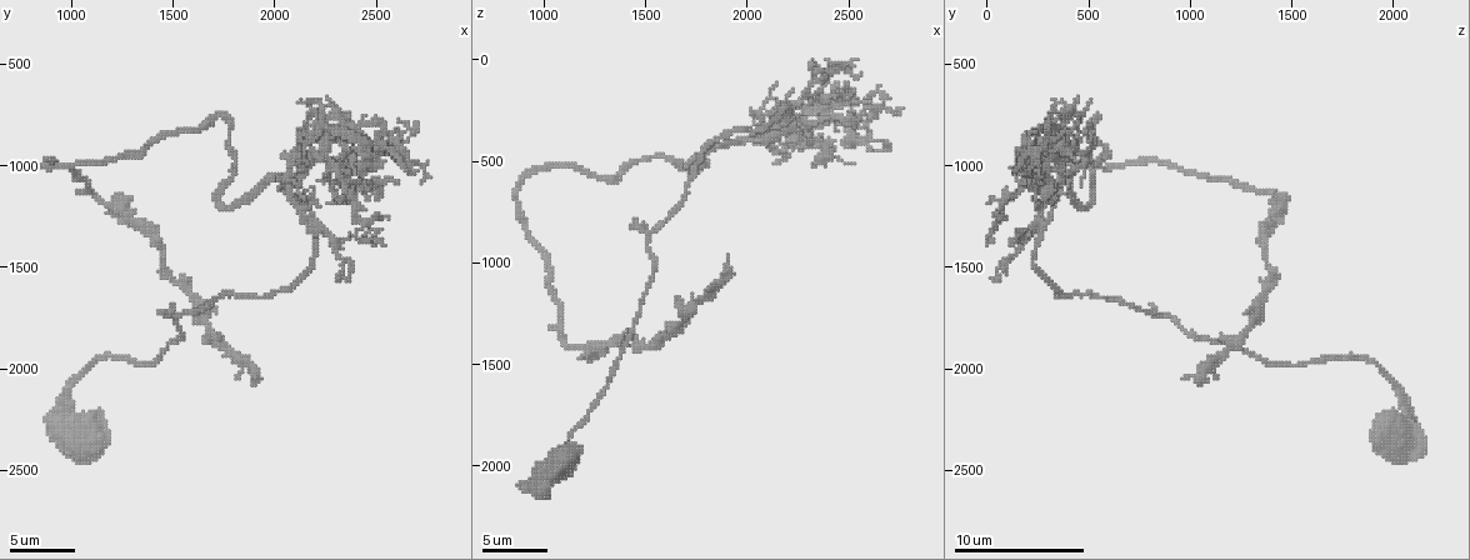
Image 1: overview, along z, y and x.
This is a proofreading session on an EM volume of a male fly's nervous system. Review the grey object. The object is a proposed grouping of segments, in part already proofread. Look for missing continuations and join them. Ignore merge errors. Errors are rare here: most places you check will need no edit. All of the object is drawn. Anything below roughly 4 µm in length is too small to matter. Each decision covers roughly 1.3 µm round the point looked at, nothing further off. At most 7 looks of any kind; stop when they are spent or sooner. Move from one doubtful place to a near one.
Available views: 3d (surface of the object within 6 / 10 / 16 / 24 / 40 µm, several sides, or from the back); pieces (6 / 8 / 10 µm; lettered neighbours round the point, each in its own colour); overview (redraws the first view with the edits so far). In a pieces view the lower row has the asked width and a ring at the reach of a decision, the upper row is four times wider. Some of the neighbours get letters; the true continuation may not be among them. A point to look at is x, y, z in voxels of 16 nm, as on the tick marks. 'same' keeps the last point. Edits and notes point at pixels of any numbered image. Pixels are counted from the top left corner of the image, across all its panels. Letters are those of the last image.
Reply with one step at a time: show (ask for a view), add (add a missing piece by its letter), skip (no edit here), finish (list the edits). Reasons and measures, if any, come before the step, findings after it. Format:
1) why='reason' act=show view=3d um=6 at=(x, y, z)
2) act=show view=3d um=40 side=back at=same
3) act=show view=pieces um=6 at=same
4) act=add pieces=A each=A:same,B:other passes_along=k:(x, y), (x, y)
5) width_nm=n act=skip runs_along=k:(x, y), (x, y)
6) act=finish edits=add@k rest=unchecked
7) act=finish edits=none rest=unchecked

why='an open end' act=show view=pieces um=8 at=(2480, 1390, 130)

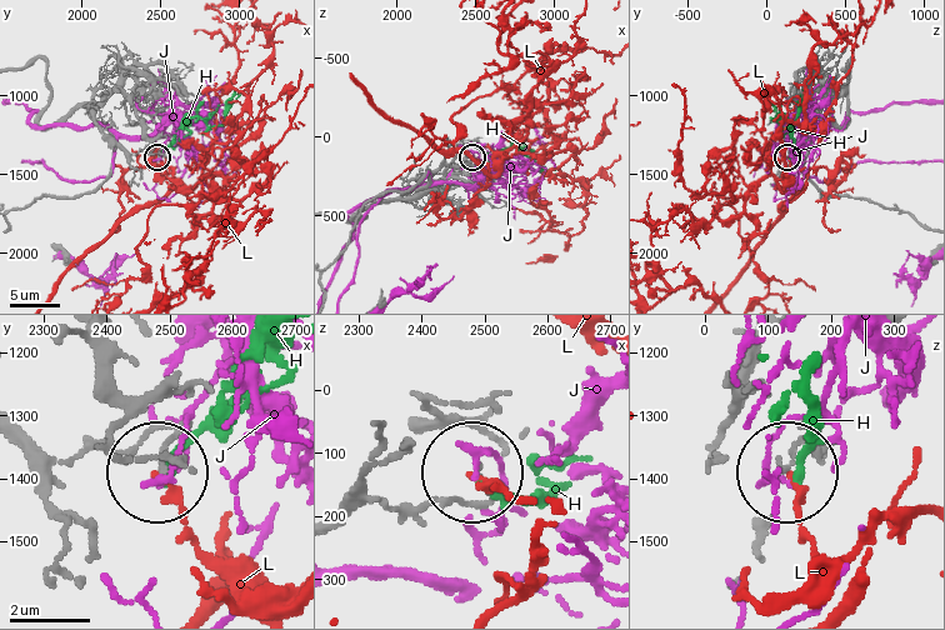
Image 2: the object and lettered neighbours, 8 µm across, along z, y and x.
width_nm=130 act=skip each=H:other,J:other,L:other found='none of them fits'

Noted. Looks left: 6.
why='an open end' act=show view=pieces um=8 at=(1920, 2060, 970)

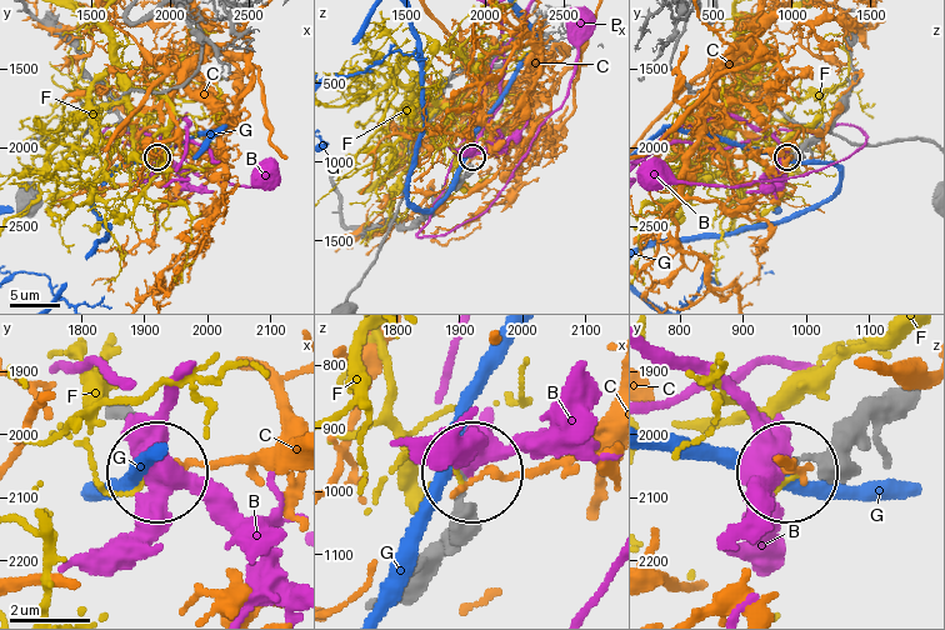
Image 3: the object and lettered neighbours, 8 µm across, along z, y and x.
act=skip each=B:other,C:other,F:other,G:other found='none of them fits'

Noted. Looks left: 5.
why='an open end' act=show view=3d um=6 at=(1130, 2430, 1970)

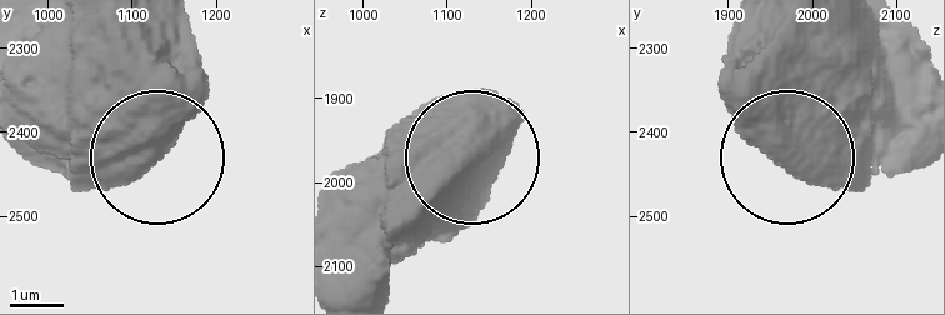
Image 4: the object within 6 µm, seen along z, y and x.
why='what lies round it' act=show view=pieces um=10 at=(1115, 2440, 1975)

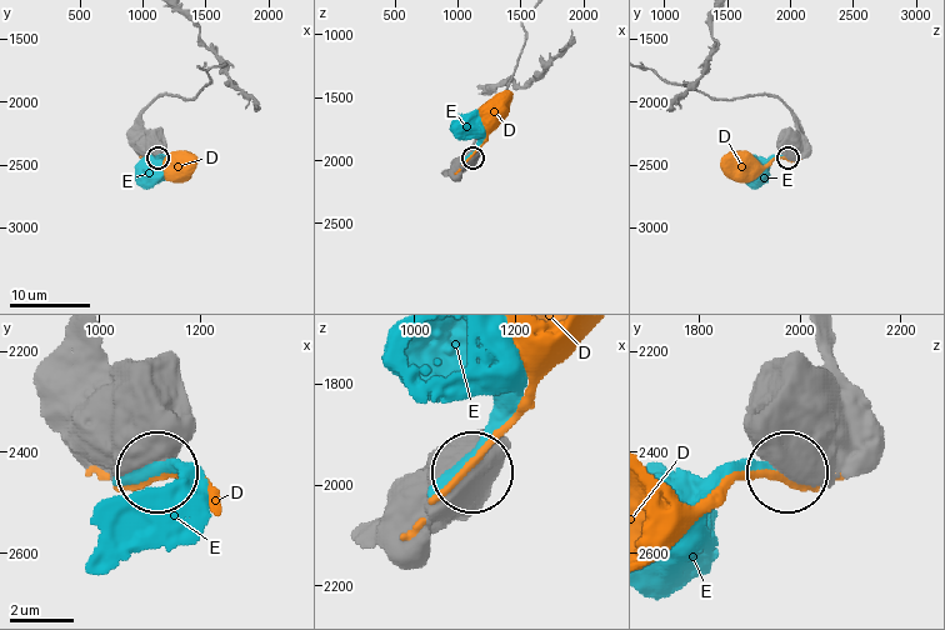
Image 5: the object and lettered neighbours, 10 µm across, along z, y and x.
width_nm=800 act=skip each=D:other,E:other runs_along=5:(718, 98), (766, 94), (780, 100), (795, 128), (786, 155) found='no lettered piece goes on from it'

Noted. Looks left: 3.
act=finish edits=none rest=unchecked

